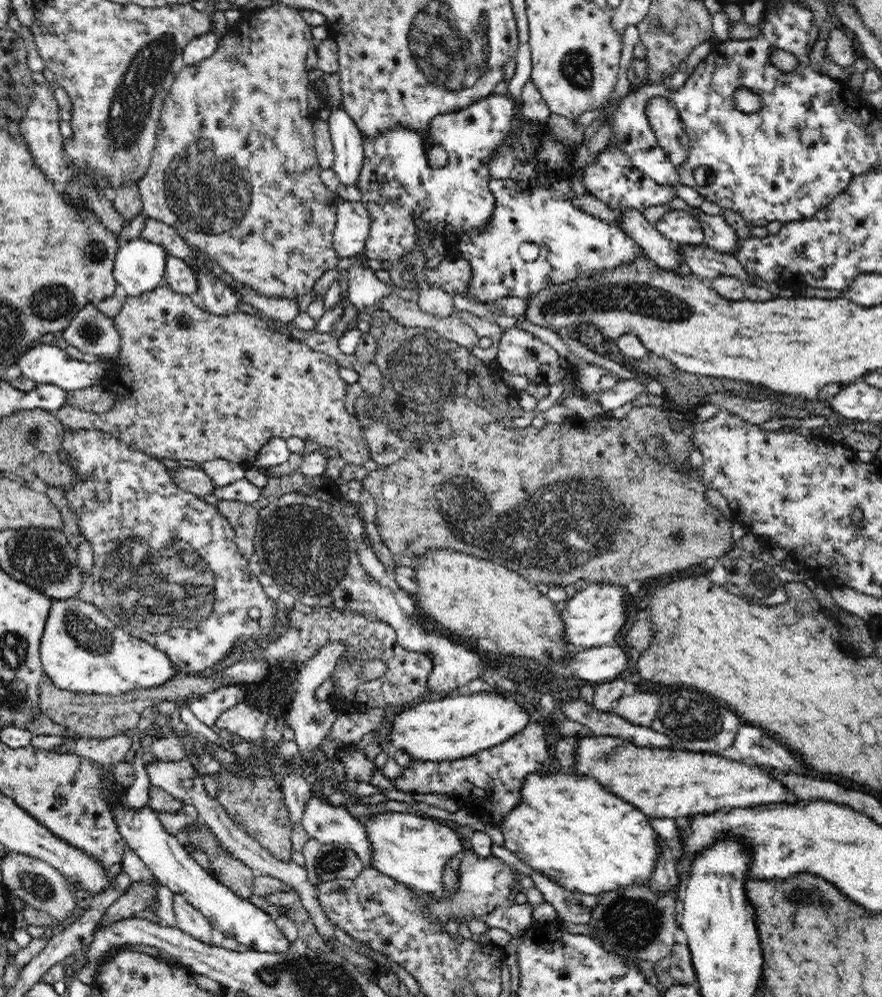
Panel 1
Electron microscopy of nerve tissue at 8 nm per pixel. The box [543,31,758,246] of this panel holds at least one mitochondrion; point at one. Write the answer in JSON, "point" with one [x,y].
{"point":[577,67]}

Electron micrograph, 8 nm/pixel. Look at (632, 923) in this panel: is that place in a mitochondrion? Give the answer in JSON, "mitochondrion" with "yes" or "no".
{"mitochondrion":"yes"}

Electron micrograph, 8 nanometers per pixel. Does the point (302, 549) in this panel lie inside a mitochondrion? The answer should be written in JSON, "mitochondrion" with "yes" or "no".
{"mitochondrion":"yes"}

